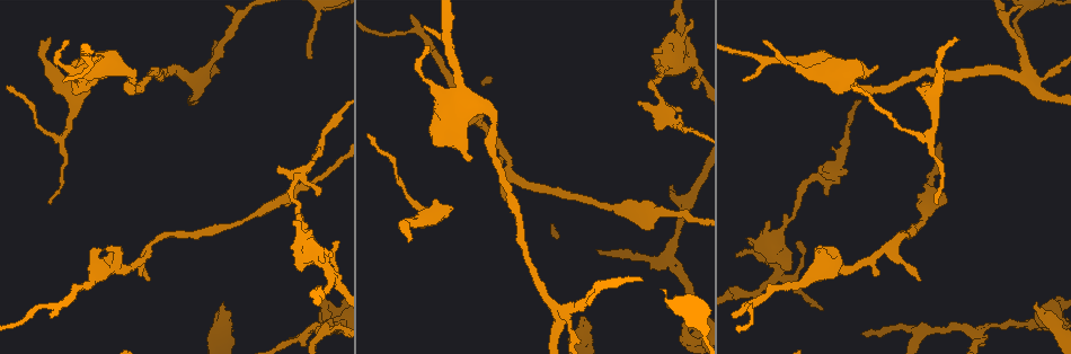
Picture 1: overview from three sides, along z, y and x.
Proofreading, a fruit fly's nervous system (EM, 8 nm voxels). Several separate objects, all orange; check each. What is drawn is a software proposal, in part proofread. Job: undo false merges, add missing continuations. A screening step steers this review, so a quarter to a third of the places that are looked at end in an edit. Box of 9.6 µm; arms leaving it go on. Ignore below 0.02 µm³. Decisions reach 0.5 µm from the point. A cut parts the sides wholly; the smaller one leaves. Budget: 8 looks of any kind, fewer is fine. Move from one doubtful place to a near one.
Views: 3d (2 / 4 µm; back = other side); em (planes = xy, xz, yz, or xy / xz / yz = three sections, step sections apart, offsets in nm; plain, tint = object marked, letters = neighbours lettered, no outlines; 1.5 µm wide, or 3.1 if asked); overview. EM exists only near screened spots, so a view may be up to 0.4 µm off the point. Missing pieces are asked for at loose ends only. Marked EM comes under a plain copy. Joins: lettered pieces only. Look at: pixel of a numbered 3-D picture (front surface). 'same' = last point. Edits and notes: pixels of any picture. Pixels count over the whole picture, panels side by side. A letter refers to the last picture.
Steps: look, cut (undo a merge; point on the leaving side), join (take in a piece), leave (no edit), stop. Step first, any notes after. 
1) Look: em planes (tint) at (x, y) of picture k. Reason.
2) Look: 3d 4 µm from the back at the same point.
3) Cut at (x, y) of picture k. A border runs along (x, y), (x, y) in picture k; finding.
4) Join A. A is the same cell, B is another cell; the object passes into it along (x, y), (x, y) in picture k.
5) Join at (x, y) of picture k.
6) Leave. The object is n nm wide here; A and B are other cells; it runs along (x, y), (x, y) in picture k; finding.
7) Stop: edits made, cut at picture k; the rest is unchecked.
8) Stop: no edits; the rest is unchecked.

Look: em planes (tint) at (63, 80) of picture 1. Thin end.

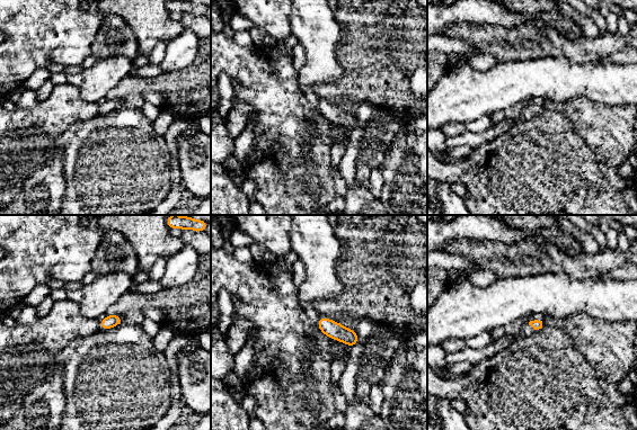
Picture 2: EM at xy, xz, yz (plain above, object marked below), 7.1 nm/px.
Look: em planes (letters) at the same point. See the neighbours.

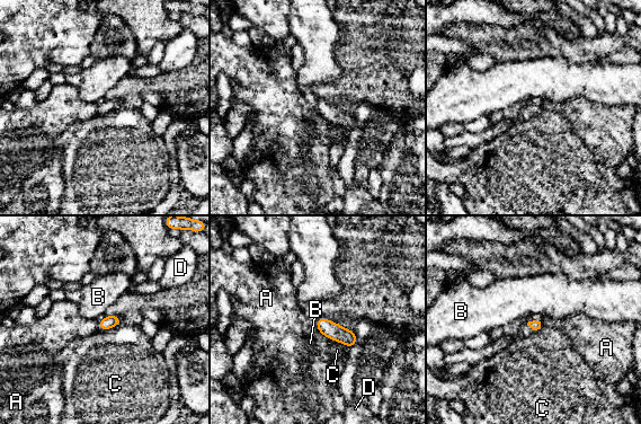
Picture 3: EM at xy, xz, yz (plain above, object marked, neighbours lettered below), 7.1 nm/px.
Leave. A, B, C and D are other cells; a border runs along (317, 329), (327, 338) in picture 3; none of them fits.

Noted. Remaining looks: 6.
Look: 3d 4 µm at (822, 167) of picture 1. Branch stops here.

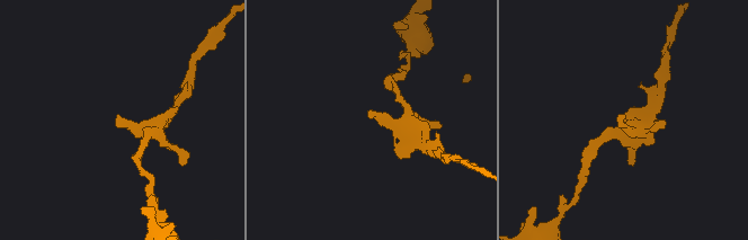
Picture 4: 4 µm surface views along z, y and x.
Look: em planes (letters) at (119, 115) of picture 4. Shape alone is not enough.

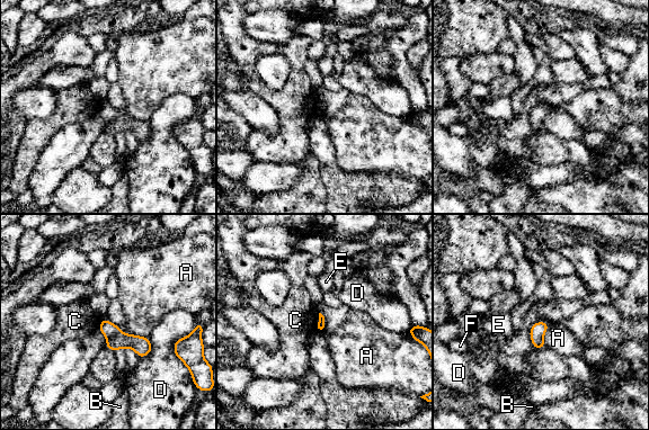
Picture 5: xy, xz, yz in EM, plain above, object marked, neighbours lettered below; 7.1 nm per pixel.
Leave. The longest contact is with A, 220 nm; A, B, C, D, E and F are other cells; none of them fits.

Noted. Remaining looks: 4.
Look: em planes (letters) at (881, 249) of picture 1. A fork.

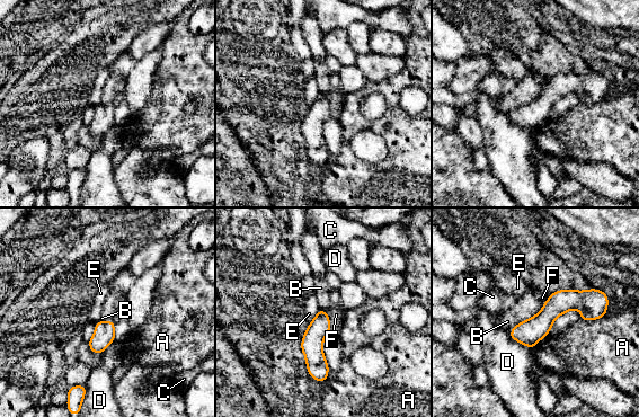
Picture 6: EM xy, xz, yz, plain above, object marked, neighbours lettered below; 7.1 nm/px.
Leave. The longest contact is with F, 280 nm; A, B, C, D, E and F are other cells; a border runs along (550, 294), (537, 313), (522, 321) in picture 6; all the same neuron.

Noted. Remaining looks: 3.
Stop: no edits; the rest is unchecked.

